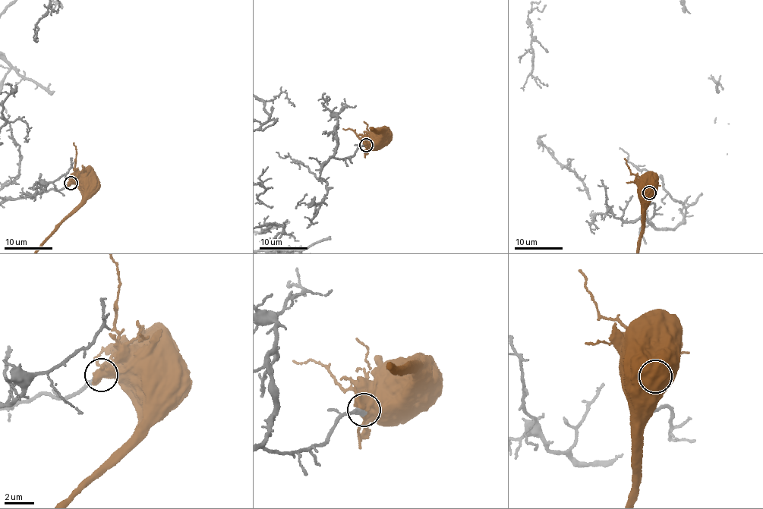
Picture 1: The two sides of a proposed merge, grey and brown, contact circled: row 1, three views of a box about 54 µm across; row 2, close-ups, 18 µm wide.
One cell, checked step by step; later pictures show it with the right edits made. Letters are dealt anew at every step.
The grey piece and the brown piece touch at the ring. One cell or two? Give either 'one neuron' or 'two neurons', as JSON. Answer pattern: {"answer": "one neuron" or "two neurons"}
{"answer": "two neurons"}

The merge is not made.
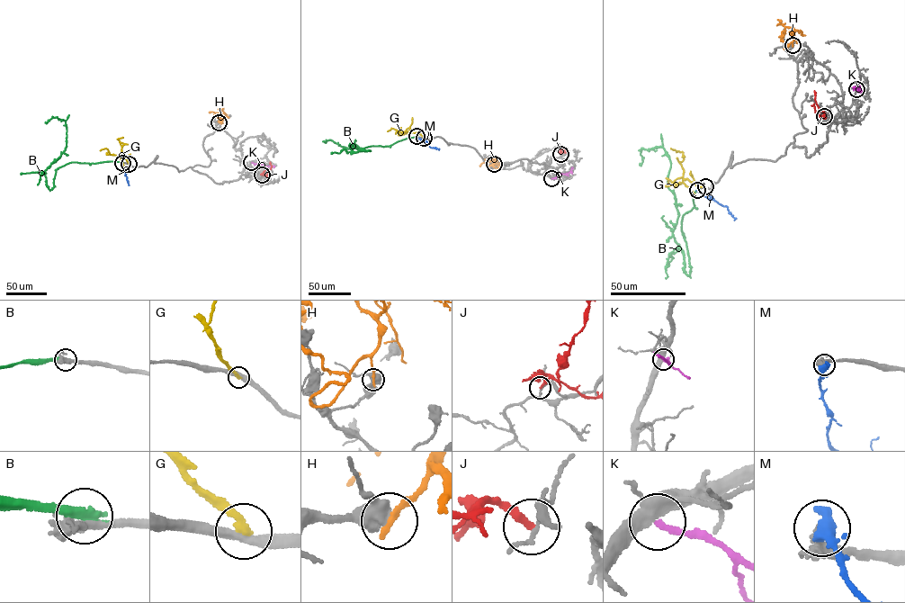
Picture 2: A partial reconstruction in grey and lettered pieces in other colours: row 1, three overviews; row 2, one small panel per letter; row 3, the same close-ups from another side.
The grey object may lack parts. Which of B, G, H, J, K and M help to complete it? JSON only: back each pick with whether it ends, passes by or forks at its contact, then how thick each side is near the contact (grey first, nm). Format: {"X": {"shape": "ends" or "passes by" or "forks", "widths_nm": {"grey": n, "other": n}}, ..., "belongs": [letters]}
{"belongs": []}

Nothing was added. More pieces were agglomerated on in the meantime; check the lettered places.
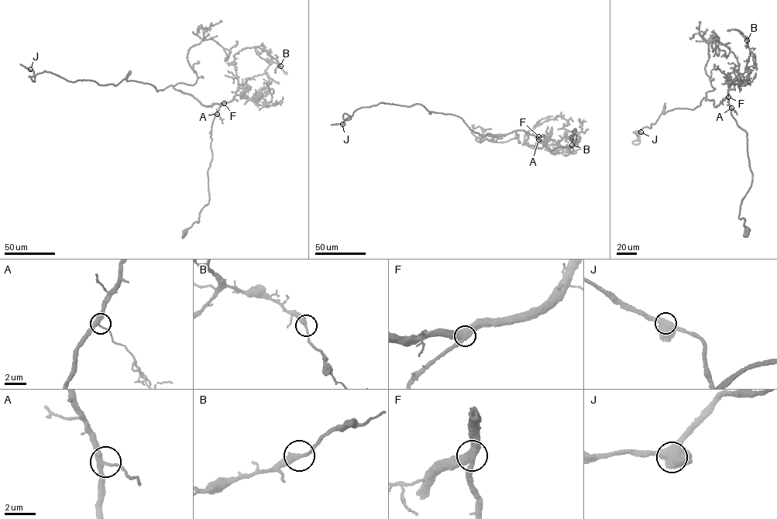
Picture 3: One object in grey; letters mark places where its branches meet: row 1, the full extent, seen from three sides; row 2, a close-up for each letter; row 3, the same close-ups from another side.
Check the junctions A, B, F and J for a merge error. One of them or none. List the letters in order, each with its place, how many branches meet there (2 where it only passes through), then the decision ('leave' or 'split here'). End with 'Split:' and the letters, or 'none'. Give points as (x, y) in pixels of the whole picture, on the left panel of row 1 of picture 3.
A: place (217, 114); branches 3; leave
B: place (280, 66); branches 2; leave
F: place (224, 103); branches 3; leave
J: place (30, 69); branches 2; leave
Split: none

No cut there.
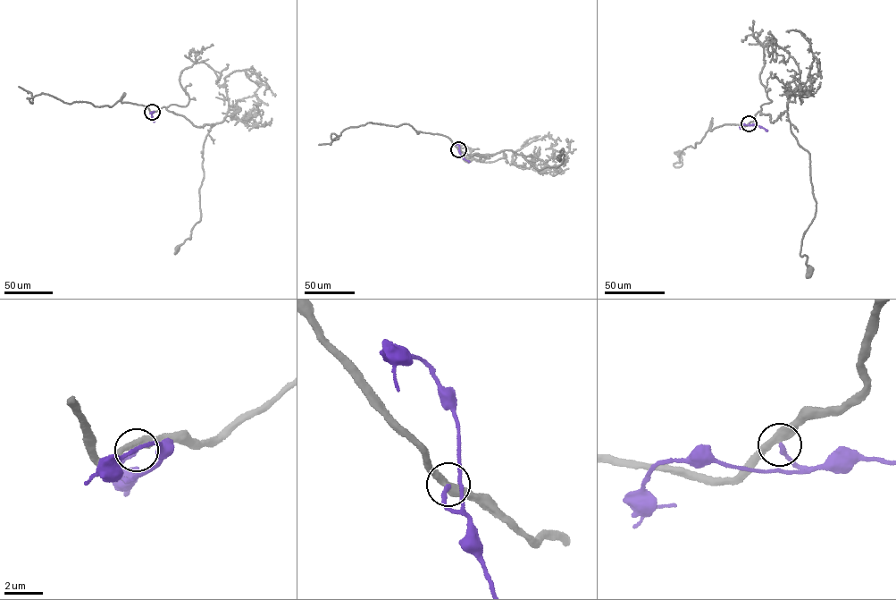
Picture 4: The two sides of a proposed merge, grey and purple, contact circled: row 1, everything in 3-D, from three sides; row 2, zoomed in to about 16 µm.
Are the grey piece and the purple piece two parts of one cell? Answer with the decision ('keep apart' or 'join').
keep apart

